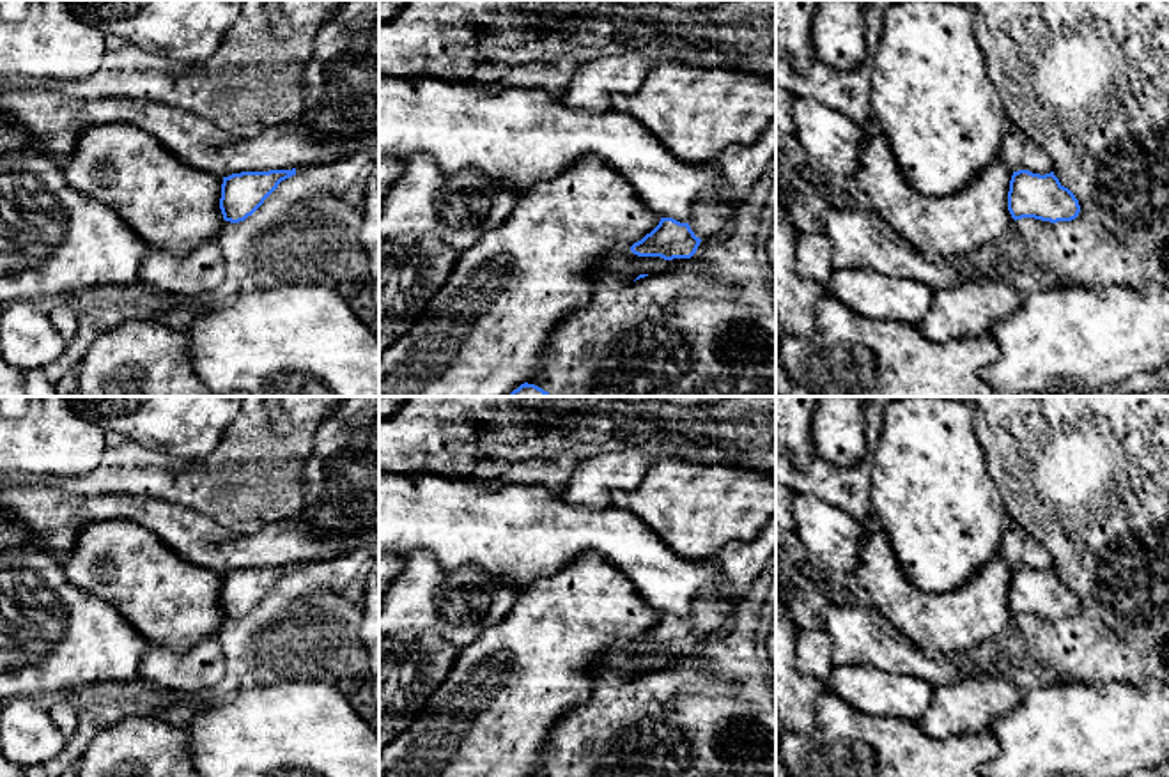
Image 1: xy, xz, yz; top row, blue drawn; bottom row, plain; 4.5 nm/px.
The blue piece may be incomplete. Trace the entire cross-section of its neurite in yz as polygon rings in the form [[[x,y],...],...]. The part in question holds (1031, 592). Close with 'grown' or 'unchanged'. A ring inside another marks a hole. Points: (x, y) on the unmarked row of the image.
[[[1029,566],[1013,568],[1008,588],[1011,614],[1034,614],[1041,618],[1072,618],[1080,602],[1075,591],[1064,584],[1054,568],[1040,572]]]; unchanged

